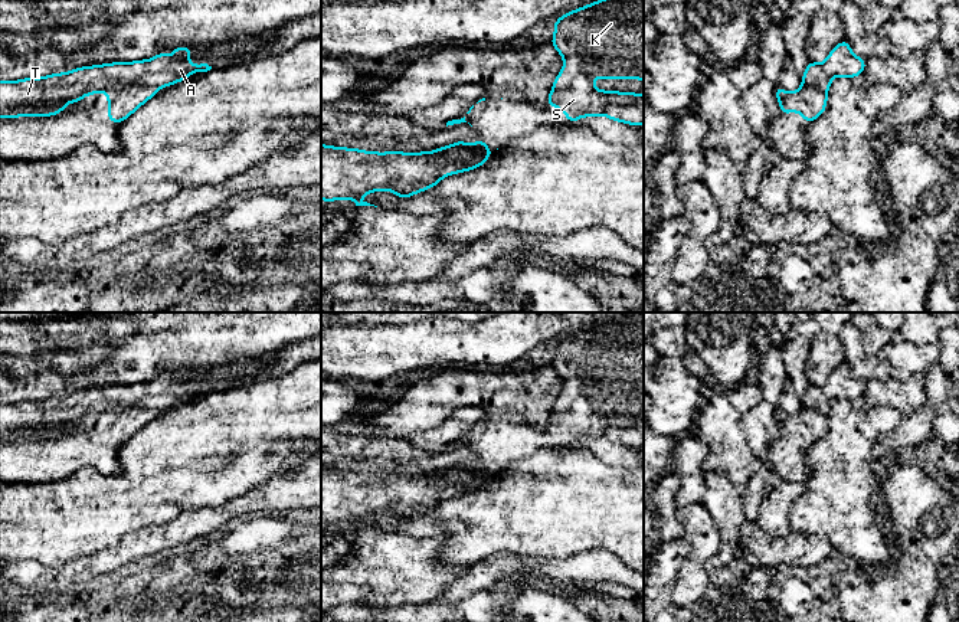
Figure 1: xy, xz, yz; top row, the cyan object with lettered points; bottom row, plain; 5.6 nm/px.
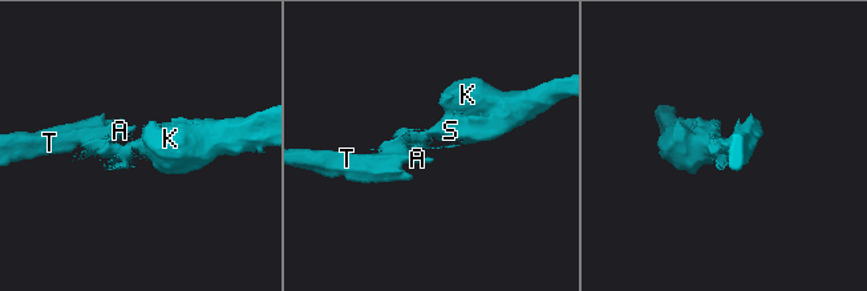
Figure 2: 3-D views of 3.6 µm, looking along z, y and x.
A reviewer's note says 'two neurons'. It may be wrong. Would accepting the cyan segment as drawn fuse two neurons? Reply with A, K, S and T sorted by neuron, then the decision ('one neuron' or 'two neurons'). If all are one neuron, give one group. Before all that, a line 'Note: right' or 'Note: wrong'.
Note: right
groups A T / K S; two neurons

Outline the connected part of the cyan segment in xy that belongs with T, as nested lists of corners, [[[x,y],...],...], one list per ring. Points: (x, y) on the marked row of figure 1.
[[[176,48],[173,55],[157,53],[154,59],[137,62],[115,62],[96,66],[76,68],[65,73],[52,73],[45,78],[26,78],[22,81],[0,81],[0,117],[16,118],[24,115],[49,117],[60,114],[69,102],[79,102],[88,92],[117,86],[143,85],[164,88],[187,79],[192,72],[207,72],[207,63],[193,65],[187,58],[193,53],[189,48]]]

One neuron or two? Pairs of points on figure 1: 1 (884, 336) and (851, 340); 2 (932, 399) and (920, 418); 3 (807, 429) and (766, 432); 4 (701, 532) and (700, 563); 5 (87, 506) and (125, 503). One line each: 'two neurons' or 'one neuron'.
1: two neurons
2: two neurons
3: two neurons
4: one neuron
5: one neuron

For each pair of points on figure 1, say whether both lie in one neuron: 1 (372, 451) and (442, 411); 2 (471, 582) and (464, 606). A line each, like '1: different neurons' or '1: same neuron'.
1: different neurons
2: different neurons

